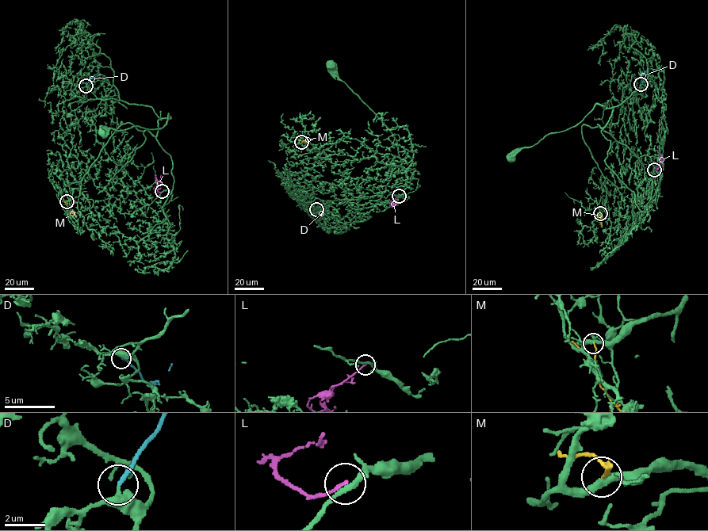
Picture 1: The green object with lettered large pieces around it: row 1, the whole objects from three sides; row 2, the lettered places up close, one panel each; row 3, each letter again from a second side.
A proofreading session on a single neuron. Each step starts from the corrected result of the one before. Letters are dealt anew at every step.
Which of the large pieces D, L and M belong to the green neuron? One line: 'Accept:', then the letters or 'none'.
Accept: D

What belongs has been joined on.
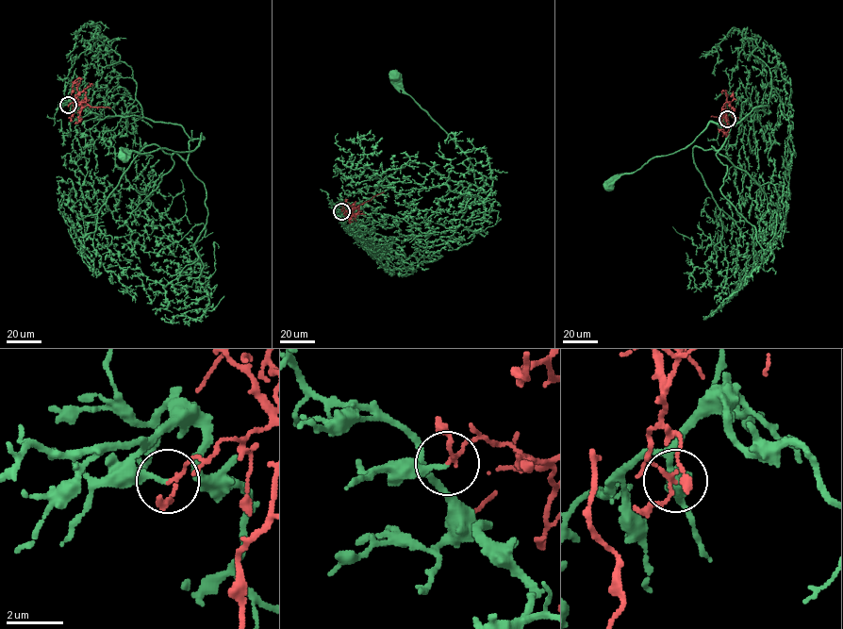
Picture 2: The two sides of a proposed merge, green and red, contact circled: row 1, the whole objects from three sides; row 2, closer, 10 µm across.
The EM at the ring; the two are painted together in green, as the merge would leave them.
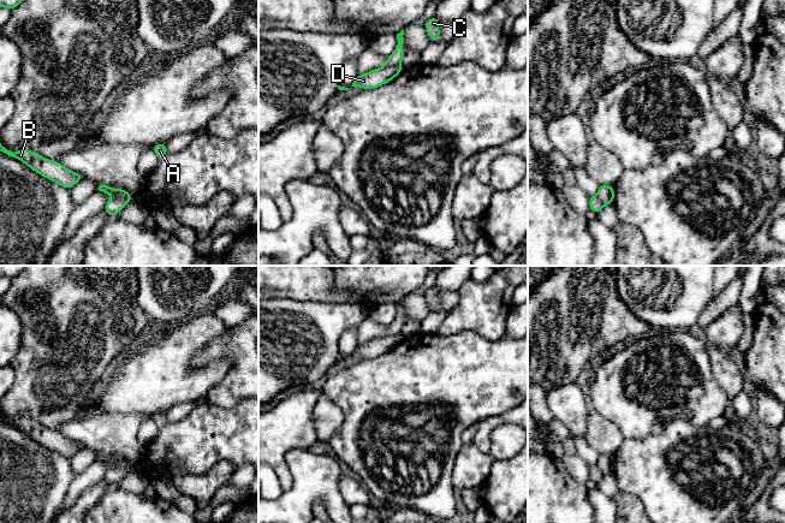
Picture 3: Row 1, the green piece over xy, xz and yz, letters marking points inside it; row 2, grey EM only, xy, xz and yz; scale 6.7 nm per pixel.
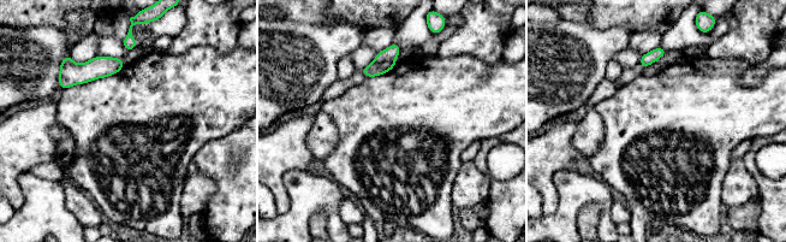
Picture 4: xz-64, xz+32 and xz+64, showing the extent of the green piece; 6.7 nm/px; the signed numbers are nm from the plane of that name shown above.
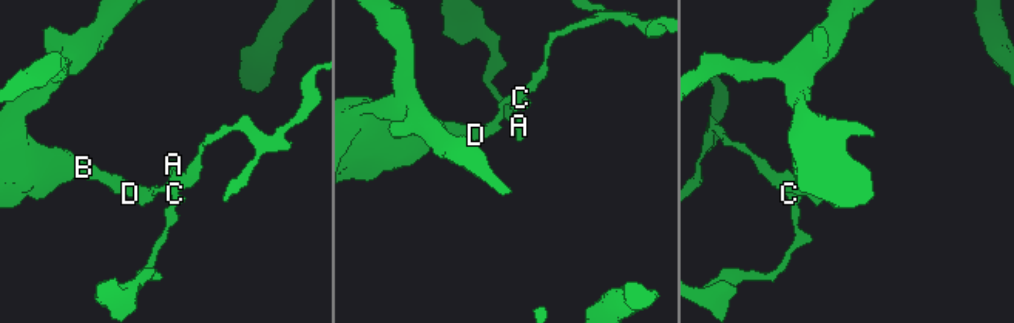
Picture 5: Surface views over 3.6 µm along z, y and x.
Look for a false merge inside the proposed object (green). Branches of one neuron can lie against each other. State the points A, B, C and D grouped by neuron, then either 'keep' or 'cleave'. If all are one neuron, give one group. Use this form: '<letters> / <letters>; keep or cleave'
A C / B D; cleave

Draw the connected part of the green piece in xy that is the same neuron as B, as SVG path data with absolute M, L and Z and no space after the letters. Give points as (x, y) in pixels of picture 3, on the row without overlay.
M0 412L0 421L20 429L36 442L52 451L55 451L57 453L69 459L71 459L71 457L75 456L76 452L84 447L81 442L67 439L60 432L48 429L38 422L30 421L25 417L13 422L11 420L7 420Z

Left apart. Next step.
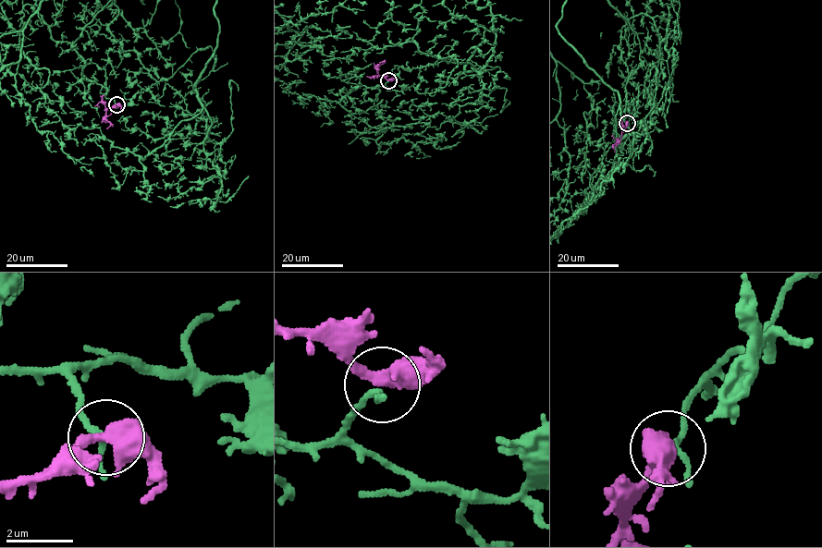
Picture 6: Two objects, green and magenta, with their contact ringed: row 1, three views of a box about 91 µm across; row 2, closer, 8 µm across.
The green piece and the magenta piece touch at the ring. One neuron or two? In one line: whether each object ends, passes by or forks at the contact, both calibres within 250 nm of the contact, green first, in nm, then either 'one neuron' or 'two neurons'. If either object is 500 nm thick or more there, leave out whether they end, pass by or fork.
green passes by | magenta forks | 150/380 nm | one neuron

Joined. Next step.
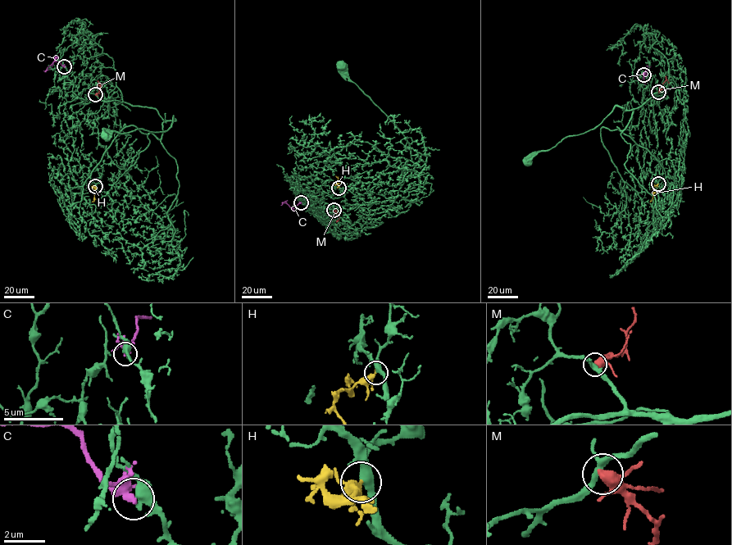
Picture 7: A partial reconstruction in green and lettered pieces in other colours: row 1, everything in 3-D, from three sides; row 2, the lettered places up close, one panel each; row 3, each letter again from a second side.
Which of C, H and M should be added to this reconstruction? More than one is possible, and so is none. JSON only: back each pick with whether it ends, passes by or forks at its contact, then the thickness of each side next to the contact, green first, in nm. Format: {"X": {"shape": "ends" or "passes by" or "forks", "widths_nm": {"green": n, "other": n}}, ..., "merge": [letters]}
{"H": {"shape": "forks", "widths_nm": {"green": 320, "other": 240}}, "merge": ["H"]}

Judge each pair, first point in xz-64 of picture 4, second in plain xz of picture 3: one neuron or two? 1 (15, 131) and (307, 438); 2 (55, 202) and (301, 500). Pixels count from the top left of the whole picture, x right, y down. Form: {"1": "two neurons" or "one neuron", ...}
{"1": "one neuron", "2": "one neuron"}

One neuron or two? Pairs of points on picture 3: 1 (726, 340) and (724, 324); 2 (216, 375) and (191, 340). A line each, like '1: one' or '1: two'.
1: one
2: one

